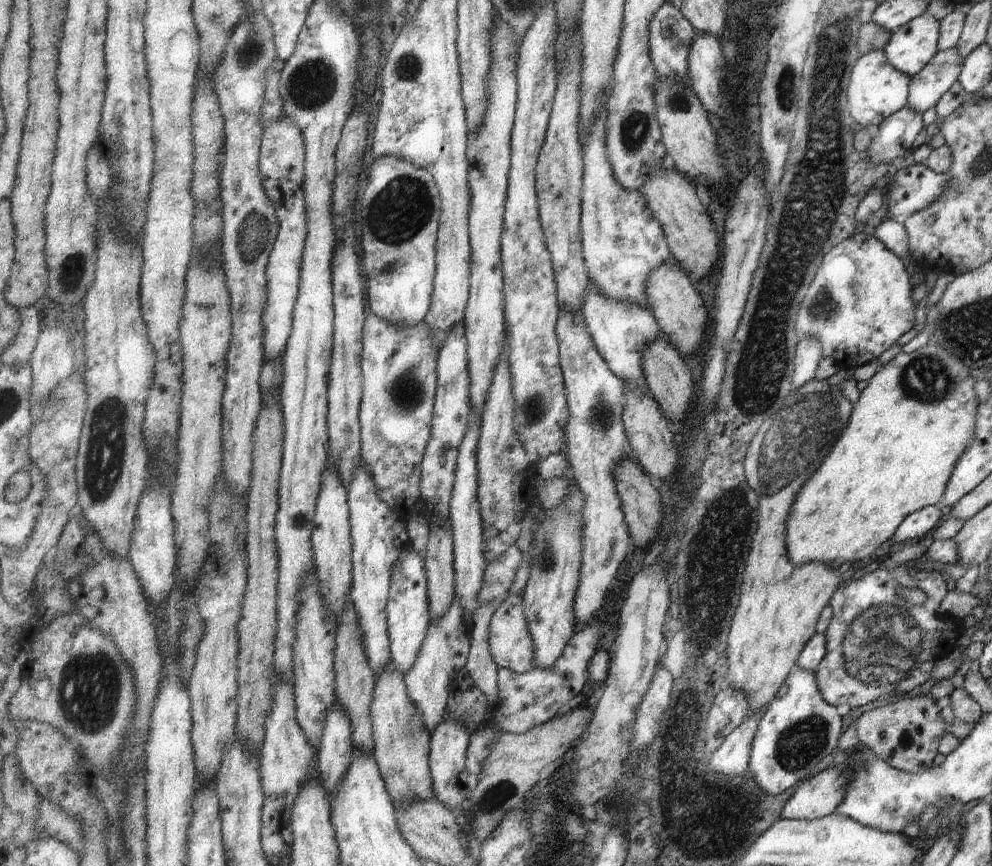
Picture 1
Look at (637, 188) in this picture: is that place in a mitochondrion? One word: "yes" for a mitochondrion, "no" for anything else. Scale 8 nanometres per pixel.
no

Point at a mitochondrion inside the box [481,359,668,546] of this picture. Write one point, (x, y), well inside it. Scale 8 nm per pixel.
(534, 408)

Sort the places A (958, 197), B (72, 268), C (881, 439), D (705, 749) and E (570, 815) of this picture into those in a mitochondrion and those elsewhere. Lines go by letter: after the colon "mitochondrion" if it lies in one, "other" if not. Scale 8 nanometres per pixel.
A: mitochondrion
B: mitochondrion
C: other
D: other
E: other

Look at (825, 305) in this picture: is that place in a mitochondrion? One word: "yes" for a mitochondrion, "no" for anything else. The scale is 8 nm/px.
yes

